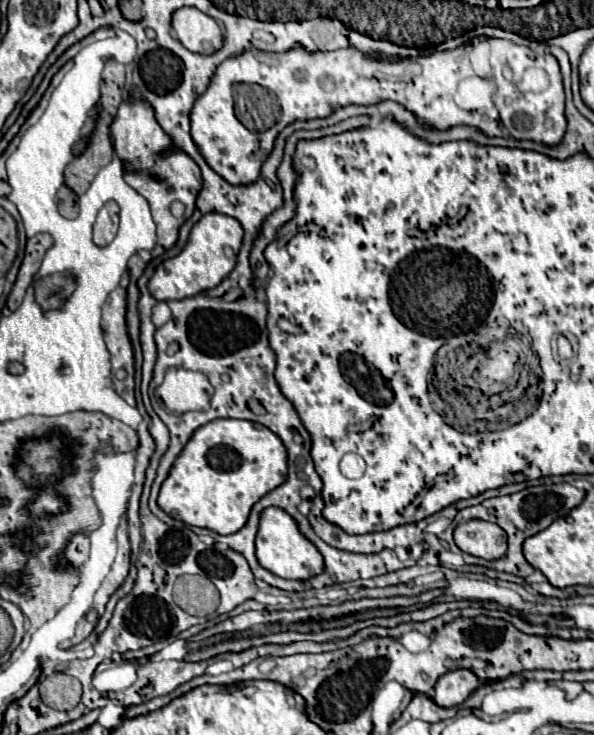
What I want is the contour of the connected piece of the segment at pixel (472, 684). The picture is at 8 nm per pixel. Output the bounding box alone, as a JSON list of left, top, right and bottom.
[433,670,479,708]

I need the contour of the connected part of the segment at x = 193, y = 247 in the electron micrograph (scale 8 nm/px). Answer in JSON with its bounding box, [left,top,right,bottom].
[149,214,243,300]

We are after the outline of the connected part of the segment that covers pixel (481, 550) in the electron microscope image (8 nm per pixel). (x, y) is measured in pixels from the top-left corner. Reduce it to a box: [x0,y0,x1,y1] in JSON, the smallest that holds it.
[455,520,507,560]

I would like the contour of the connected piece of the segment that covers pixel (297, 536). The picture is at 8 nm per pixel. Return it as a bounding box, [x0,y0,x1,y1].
[255,508,325,582]

